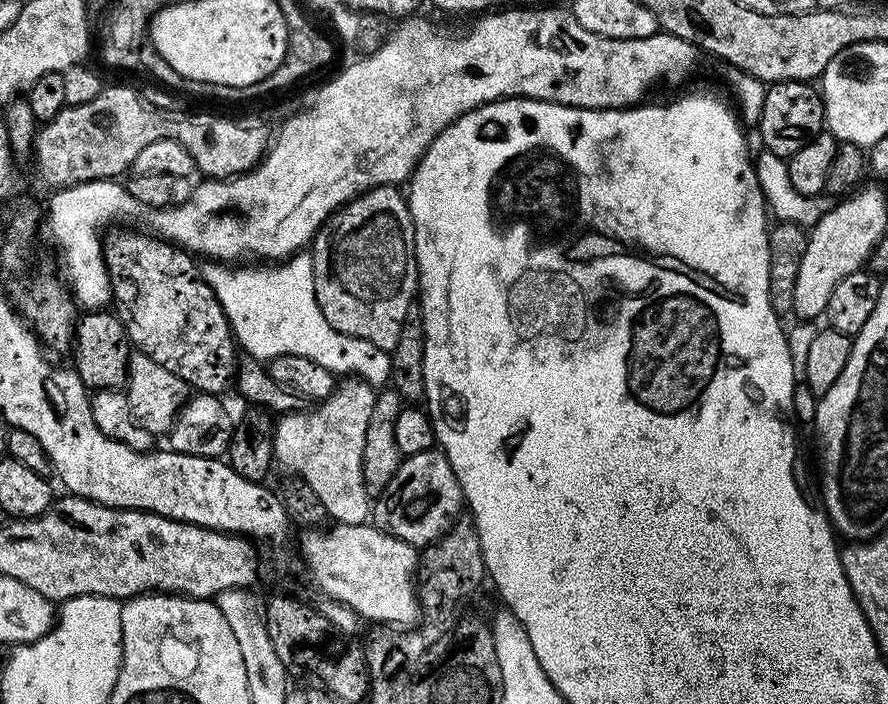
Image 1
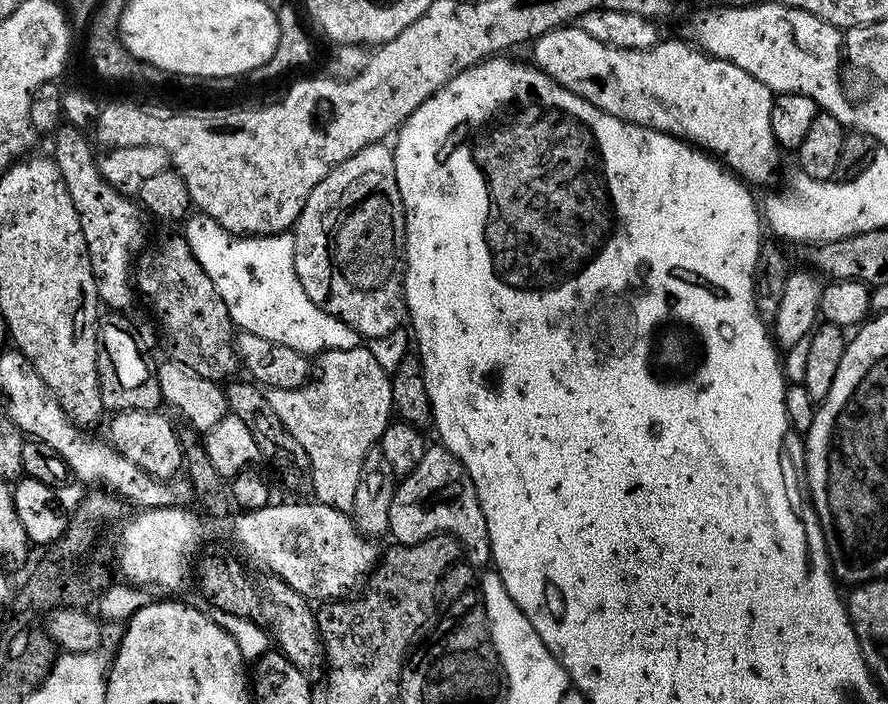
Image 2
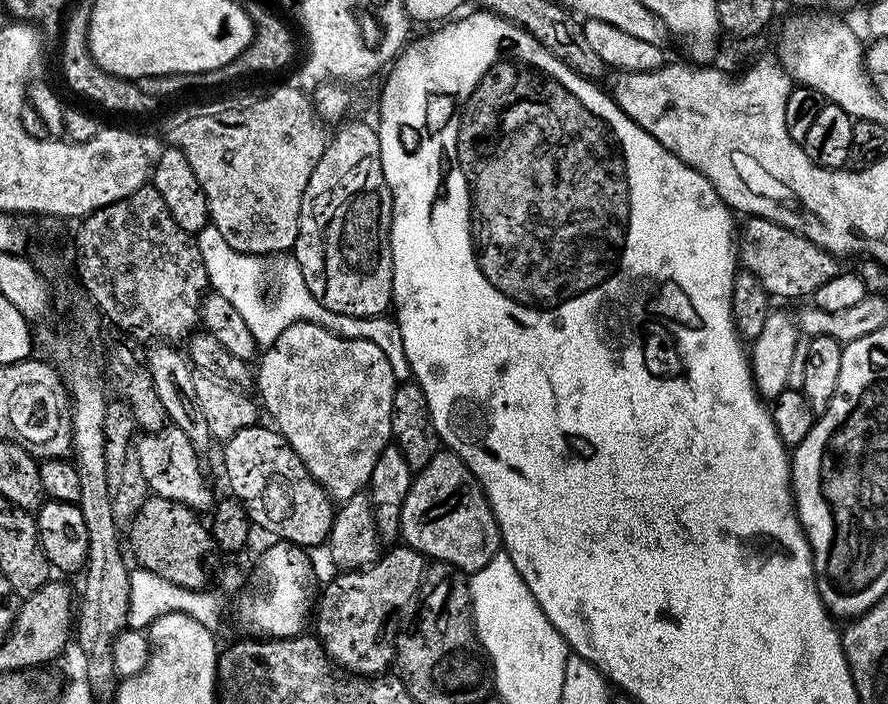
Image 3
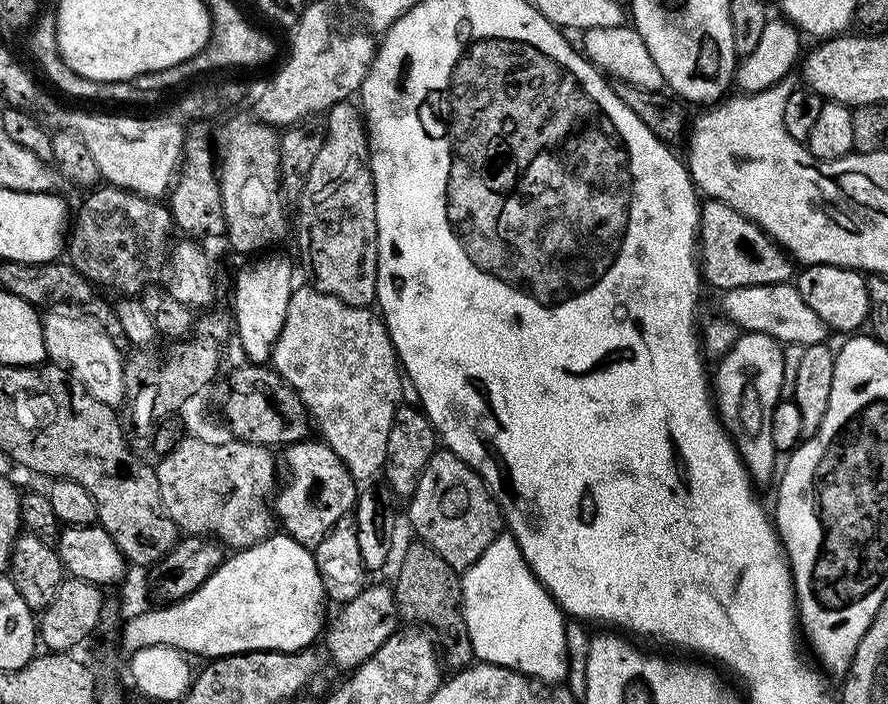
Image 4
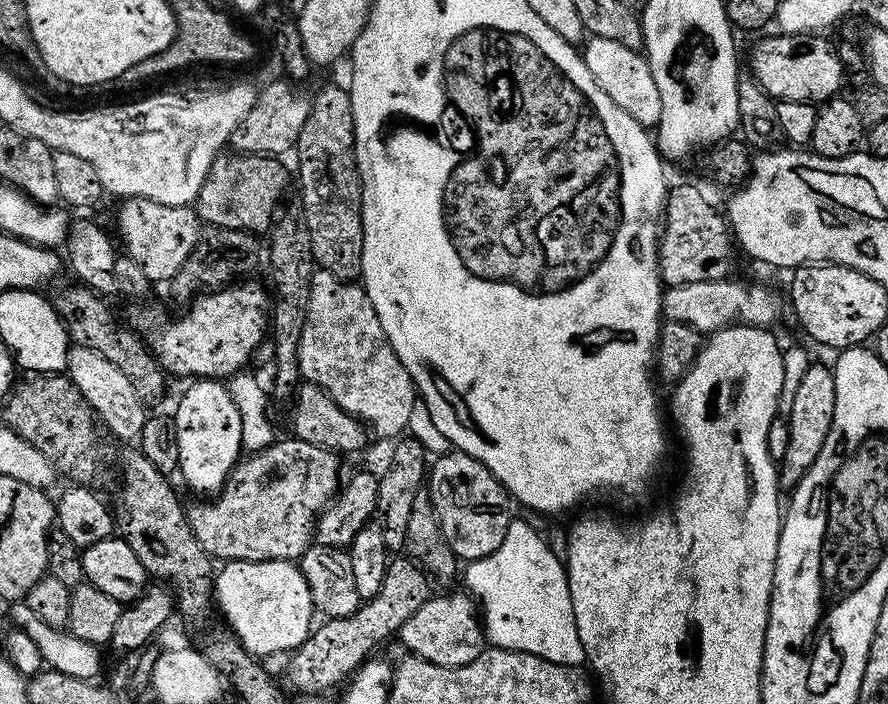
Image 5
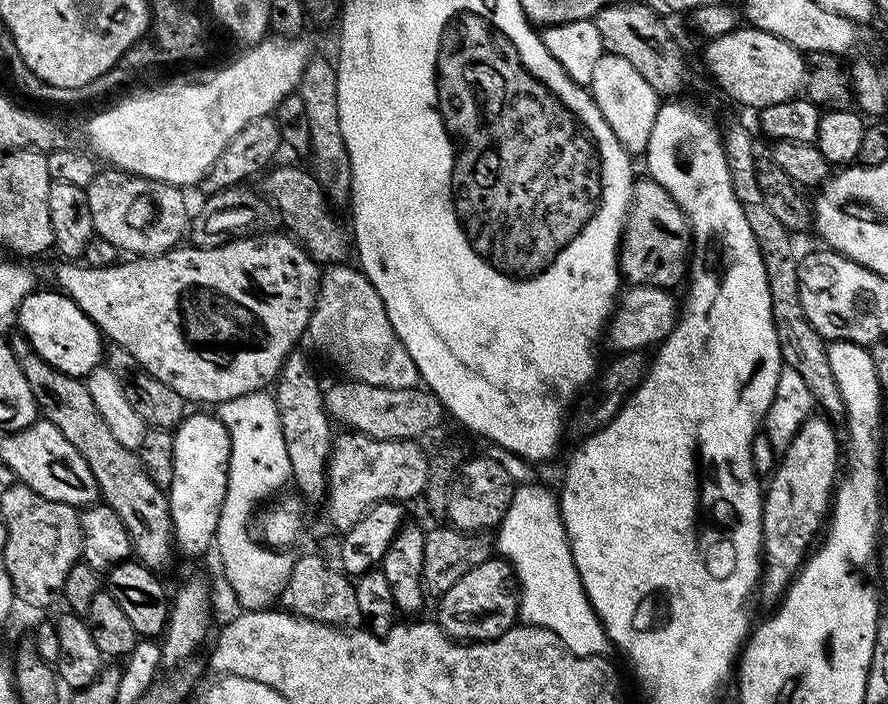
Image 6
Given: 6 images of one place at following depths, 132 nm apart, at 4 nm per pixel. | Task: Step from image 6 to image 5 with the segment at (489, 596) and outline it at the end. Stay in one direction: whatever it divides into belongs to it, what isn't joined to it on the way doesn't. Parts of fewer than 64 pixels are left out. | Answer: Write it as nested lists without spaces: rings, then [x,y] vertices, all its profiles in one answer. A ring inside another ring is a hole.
[[[460,592],[449,597],[433,595],[422,606],[418,606],[410,618],[406,618],[398,633],[398,640],[408,647],[411,655],[420,656],[443,668],[457,668],[474,662],[484,652],[486,637],[479,607],[469,593]]]

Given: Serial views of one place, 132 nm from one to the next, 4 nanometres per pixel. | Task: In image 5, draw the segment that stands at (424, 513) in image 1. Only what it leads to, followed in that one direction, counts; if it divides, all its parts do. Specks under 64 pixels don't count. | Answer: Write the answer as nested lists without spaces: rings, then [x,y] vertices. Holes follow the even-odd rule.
[[[448,450],[445,456],[440,456],[436,461],[431,461],[430,467],[426,472],[426,491],[434,514],[438,518],[438,526],[442,526],[442,534],[446,534],[446,542],[450,542],[450,550],[456,556],[457,561],[471,562],[481,560],[498,546],[502,546],[502,538],[506,538],[506,530],[514,518],[513,501],[510,499],[503,484],[490,474],[490,470],[482,462],[478,462],[470,454],[459,450]]]

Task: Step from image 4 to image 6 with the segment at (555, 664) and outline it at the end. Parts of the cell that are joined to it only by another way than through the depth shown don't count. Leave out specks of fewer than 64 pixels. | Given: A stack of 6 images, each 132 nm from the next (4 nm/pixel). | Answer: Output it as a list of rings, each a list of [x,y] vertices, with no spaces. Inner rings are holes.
[[[536,484],[519,485],[496,534],[495,551],[510,563],[518,581],[519,619],[550,630],[576,656],[601,655],[610,641],[576,573],[557,497]]]

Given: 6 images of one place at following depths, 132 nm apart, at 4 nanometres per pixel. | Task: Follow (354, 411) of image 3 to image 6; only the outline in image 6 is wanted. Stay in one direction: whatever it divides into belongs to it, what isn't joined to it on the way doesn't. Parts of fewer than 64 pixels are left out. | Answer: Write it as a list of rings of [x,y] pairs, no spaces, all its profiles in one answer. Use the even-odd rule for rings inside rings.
[[[347,263],[334,264],[323,269],[320,278],[320,295],[316,302],[316,308],[312,311],[312,317],[308,323],[308,331],[306,333],[307,339],[312,339],[312,344],[329,360],[332,364],[337,364],[345,373],[345,377],[360,380],[364,384],[369,384],[375,388],[415,388],[421,383],[420,371],[418,366],[414,366],[414,358],[410,358],[410,354],[406,350],[406,346],[402,346],[402,342],[398,338],[398,334],[394,334],[394,326],[390,326],[390,318],[386,314],[386,306],[382,306],[382,298],[378,294],[378,290],[374,290],[374,286],[371,284],[364,273],[360,271],[359,267],[352,266],[348,268]]]

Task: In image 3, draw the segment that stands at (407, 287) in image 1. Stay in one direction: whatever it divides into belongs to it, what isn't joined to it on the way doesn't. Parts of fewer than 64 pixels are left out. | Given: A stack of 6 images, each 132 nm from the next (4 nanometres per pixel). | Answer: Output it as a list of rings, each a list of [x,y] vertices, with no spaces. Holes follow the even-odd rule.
[[[344,122],[339,125],[334,135],[328,141],[328,149],[322,154],[322,158],[314,166],[310,174],[310,182],[304,191],[302,198],[302,210],[300,211],[300,233],[296,239],[294,249],[295,267],[300,269],[302,278],[310,290],[310,294],[319,304],[326,306],[326,310],[346,314],[347,316],[383,316],[393,307],[392,299],[392,243],[389,234],[392,233],[392,192],[388,189],[388,183],[382,170],[380,161],[380,134],[375,127],[368,124],[348,124]]]

